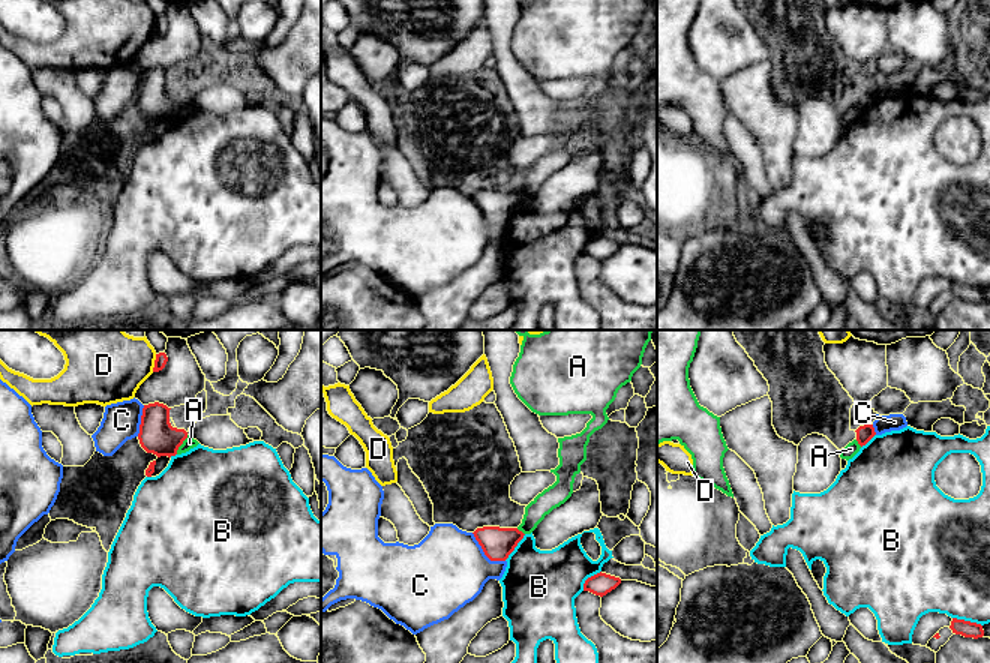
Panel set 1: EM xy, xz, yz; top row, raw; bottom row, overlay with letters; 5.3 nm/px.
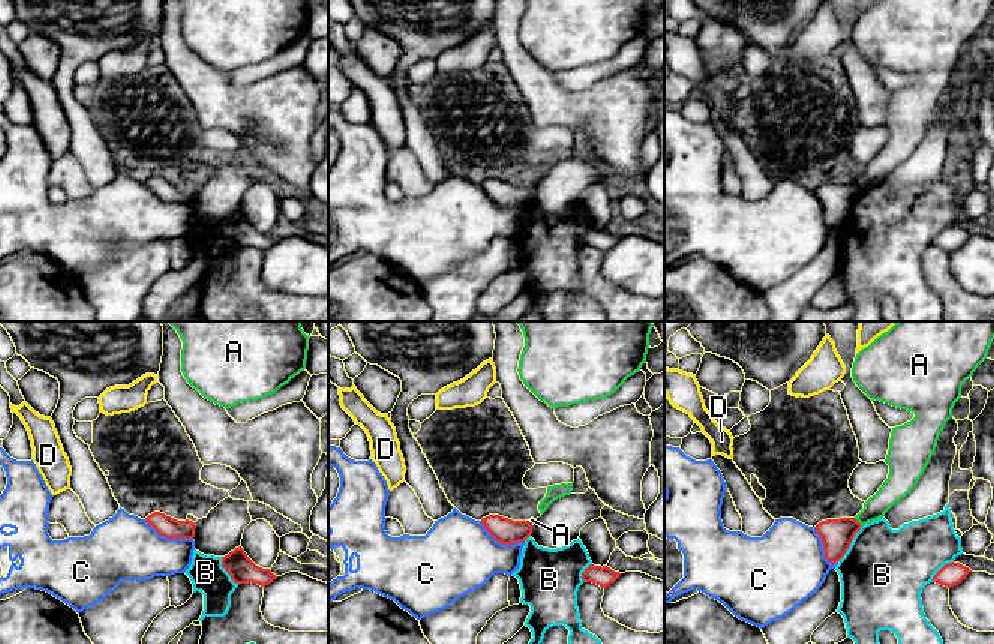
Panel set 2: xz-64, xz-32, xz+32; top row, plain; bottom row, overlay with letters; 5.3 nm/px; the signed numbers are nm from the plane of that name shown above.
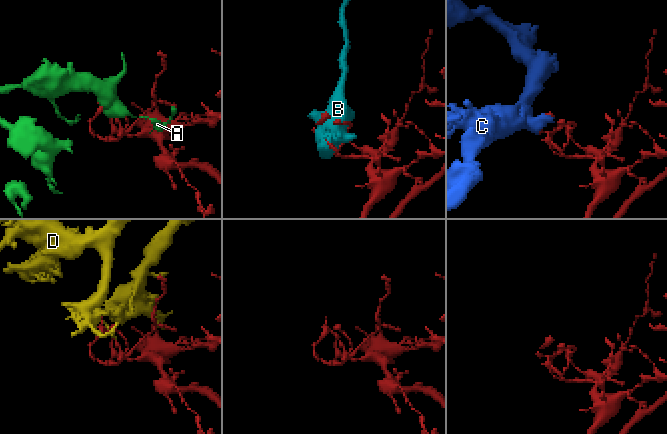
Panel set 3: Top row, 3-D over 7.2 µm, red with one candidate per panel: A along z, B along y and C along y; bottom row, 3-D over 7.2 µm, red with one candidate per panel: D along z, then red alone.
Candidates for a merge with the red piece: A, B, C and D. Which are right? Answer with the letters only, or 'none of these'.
none of these

